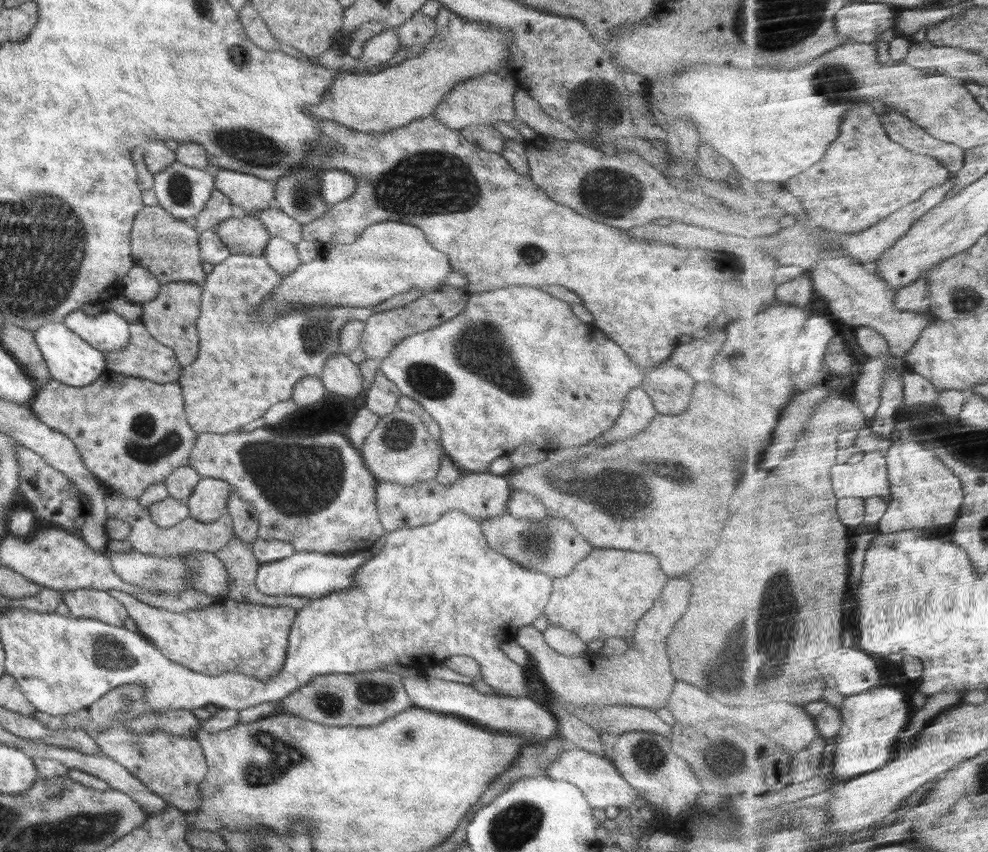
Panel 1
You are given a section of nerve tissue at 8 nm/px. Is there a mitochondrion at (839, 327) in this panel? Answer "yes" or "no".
no

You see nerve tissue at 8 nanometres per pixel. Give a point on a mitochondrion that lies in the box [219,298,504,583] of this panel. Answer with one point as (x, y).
(295, 478)

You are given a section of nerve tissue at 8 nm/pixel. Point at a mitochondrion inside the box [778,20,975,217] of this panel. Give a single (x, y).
(834, 82)

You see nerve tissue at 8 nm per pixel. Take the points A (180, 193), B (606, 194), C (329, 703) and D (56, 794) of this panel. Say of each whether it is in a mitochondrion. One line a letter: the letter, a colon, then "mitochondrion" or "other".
A: mitochondrion
B: mitochondrion
C: mitochondrion
D: mitochondrion

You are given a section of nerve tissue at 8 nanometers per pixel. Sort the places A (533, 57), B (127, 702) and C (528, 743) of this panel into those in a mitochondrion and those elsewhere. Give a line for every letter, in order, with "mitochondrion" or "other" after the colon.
A: other
B: mitochondrion
C: other

